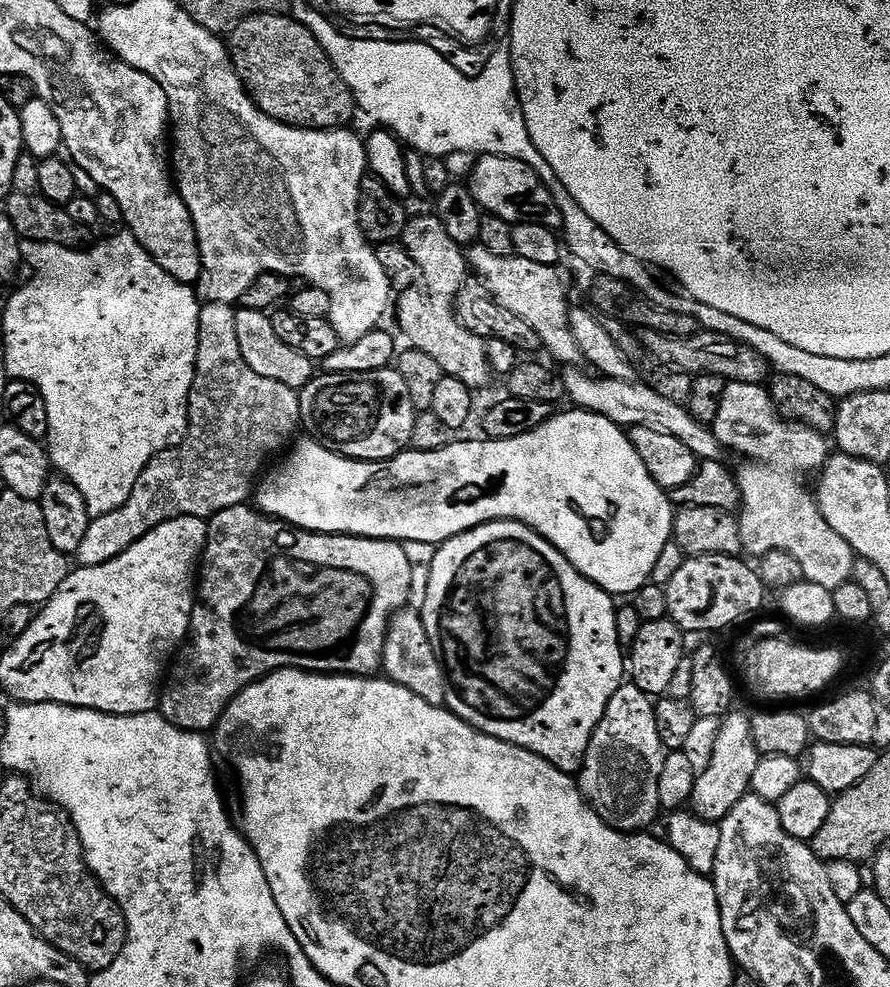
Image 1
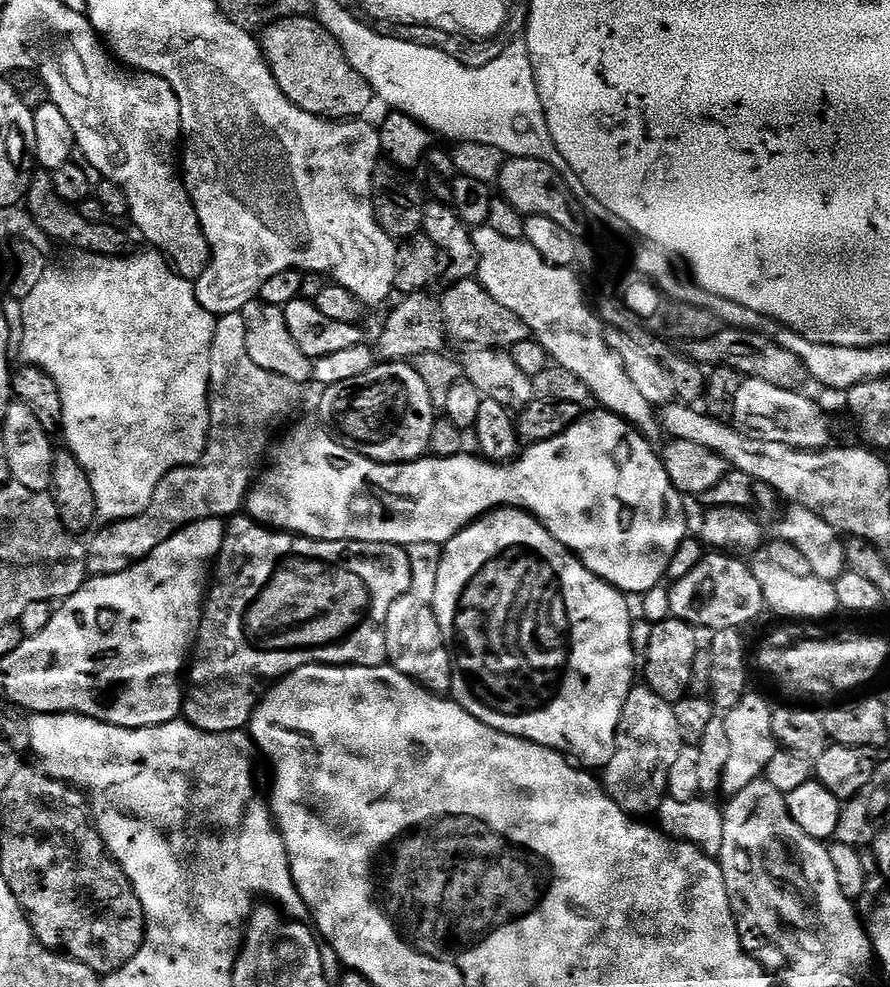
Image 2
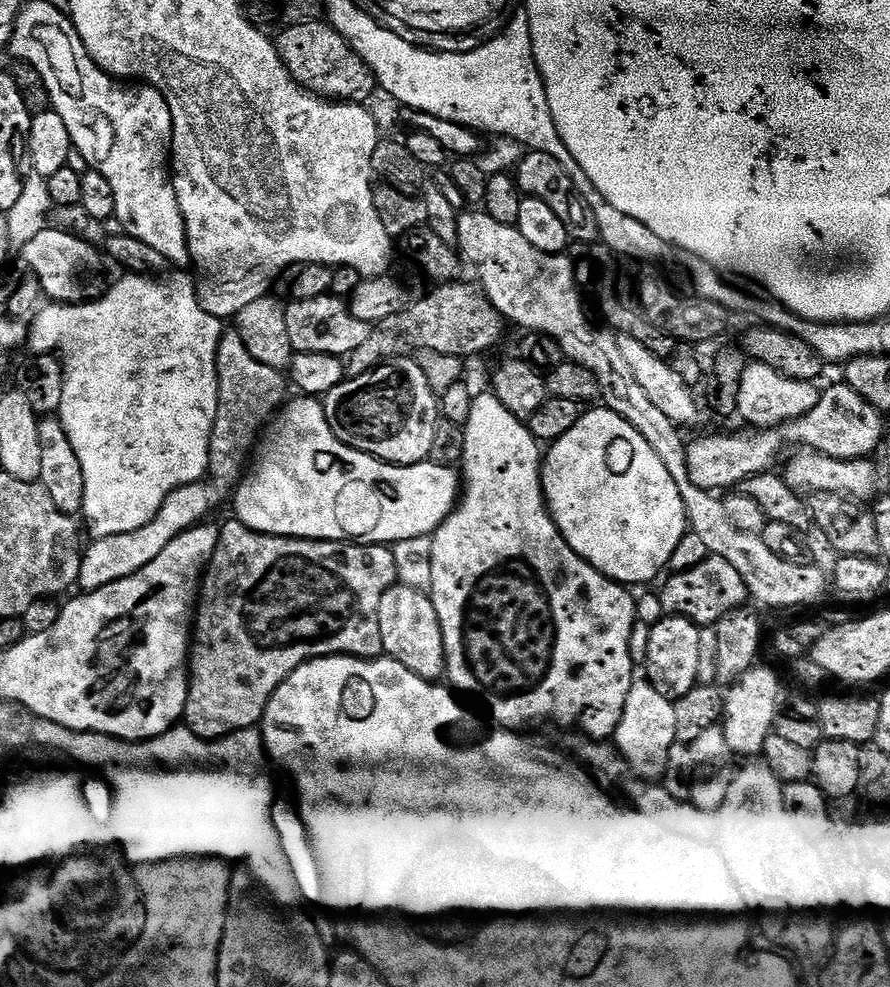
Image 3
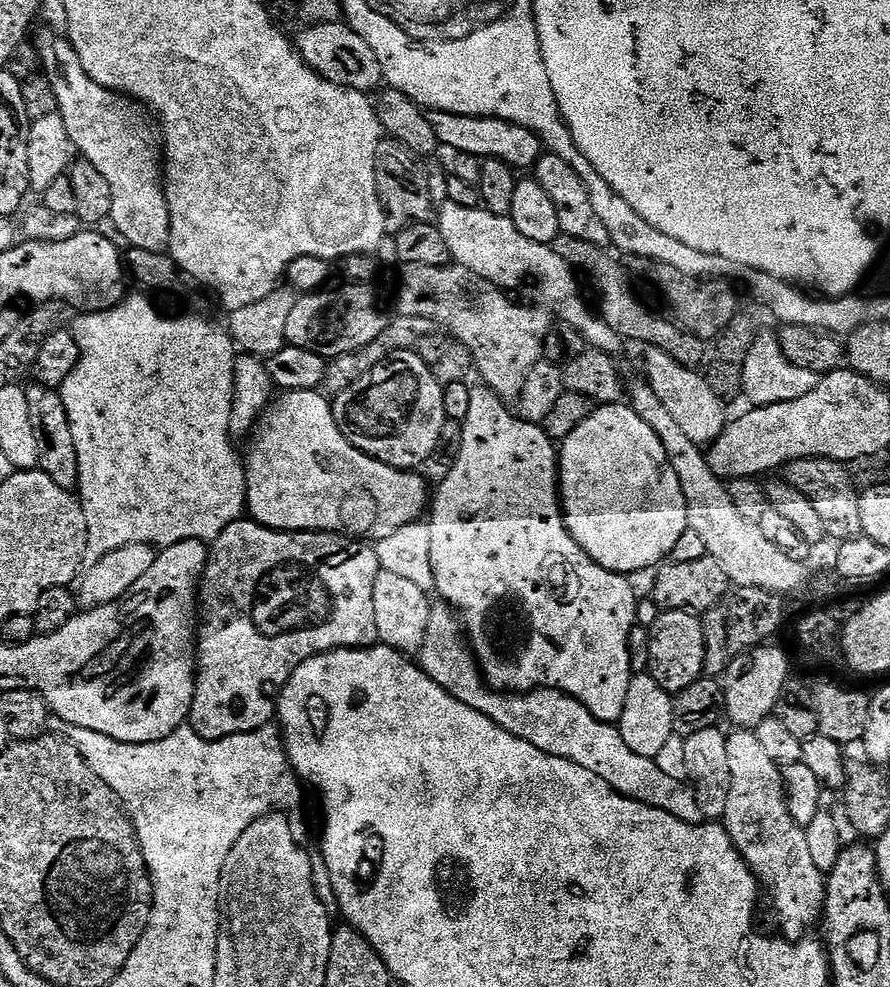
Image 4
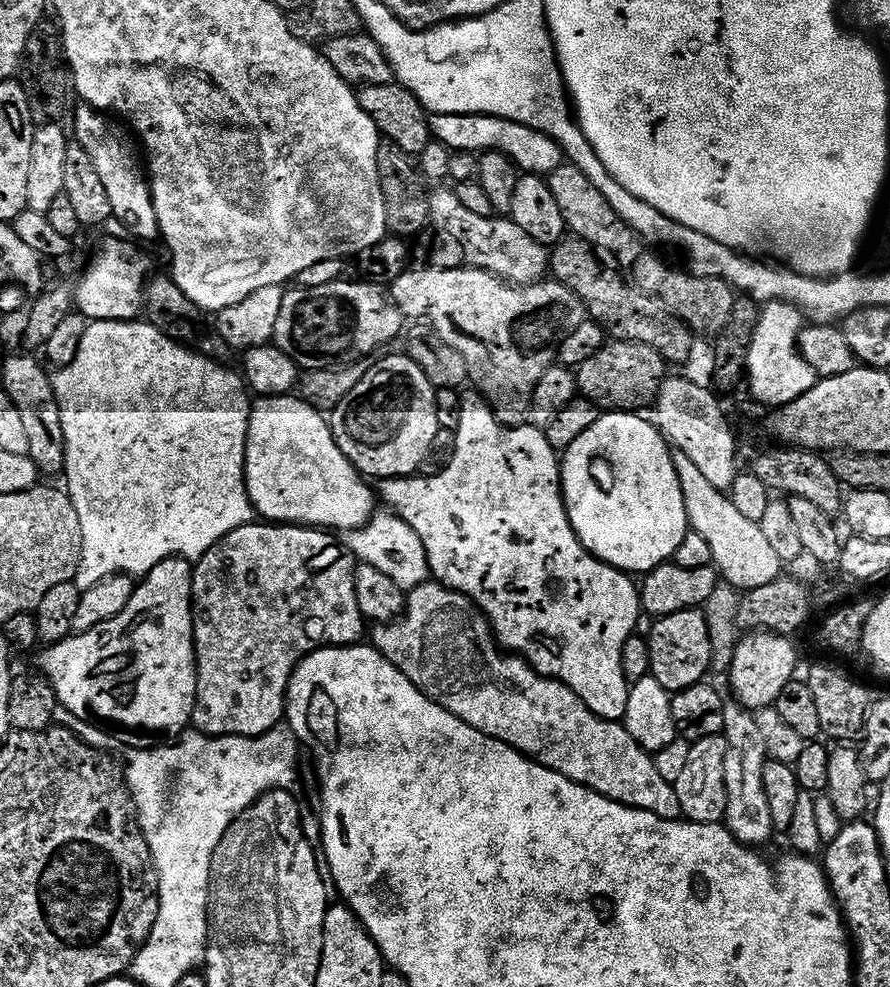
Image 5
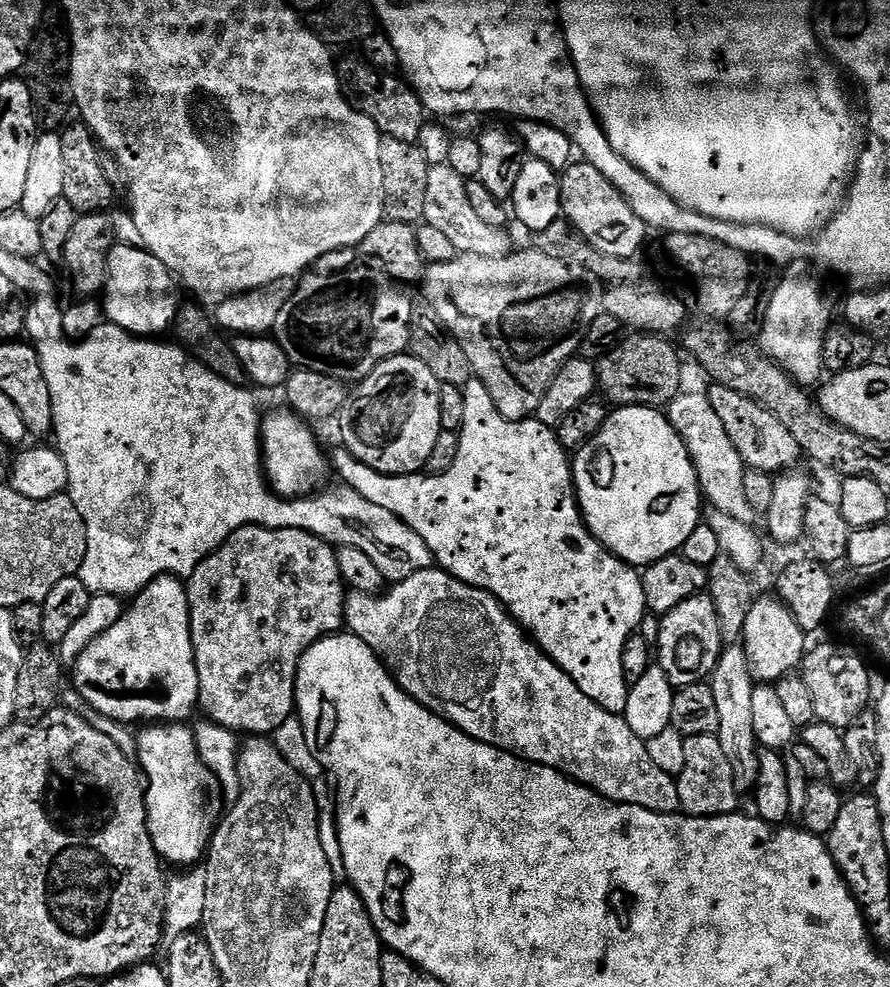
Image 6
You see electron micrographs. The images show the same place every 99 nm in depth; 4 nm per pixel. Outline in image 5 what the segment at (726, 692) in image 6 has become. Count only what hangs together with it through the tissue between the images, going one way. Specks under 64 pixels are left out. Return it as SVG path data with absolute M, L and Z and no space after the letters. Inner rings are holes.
M732 710L725 711L724 713L724 727L722 729L722 740L726 745L724 748L724 765L726 766L726 790L728 791L728 814L726 817L726 826L733 834L739 838L739 840L749 846L761 846L768 839L774 835L774 829L772 827L772 815L770 814L770 802L766 802L766 790L764 789L764 765L766 763L766 753L762 746L762 738L758 734L758 722L755 715L748 710L739 710L740 712L732 712Z

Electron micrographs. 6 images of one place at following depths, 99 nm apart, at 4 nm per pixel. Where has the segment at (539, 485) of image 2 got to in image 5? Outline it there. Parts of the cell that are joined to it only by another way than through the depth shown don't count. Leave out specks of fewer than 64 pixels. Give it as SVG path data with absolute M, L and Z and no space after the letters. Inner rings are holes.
M295 395L286 396L265 396L255 401L257 404L251 405L248 412L248 435L244 449L246 450L246 462L244 463L244 481L248 487L248 497L252 500L252 507L257 513L260 512L265 521L279 522L285 526L311 526L317 530L336 530L332 528L341 528L344 534L352 531L353 528L363 528L373 516L377 515L378 496L367 479L360 475L355 464L342 454L342 450L336 445L335 438L332 437L332 425L326 419L325 413L317 408L311 408L306 401L297 398ZM632 410L605 411L598 418L598 422L594 422L594 426L590 426L590 430L586 430L586 434L582 434L582 438L578 438L574 442L574 446L570 446L563 452L560 466L560 483L564 494L564 505L568 511L568 520L586 551L598 557L602 563L610 564L612 567L629 574L653 572L657 566L669 563L675 557L678 546L682 546L682 538L686 538L686 534L690 529L688 515L686 514L686 502L682 498L682 486L678 482L676 463L672 461L672 454L673 449L655 423L651 419L643 420L640 414Z

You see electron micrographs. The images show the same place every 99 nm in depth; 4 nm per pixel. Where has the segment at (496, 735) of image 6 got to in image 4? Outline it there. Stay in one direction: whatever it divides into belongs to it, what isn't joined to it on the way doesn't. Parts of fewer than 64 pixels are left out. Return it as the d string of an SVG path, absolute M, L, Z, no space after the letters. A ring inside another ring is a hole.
M443 602L432 605L430 626L426 626L426 638L418 653L418 663L420 669L431 680L438 682L438 686L446 690L446 694L458 698L458 702L470 706L470 710L478 710L478 714L490 718L498 726L502 726L502 730L514 734L522 742L530 742L530 746L542 750L548 756L566 758L586 770L591 770L592 773L601 776L618 794L642 802L651 808L662 810L682 822L698 824L704 820L702 810L698 810L698 802L694 802L692 789L685 781L670 778L664 771L658 770L653 757L634 754L634 750L626 746L616 724L605 724L604 721L594 718L594 714L590 714L590 710L586 710L586 706L582 706L574 697L568 696L565 692L558 692L555 688L533 688L531 692L509 694L497 692L496 689L488 687L484 683L483 676L480 675L480 669L466 639L459 615Z

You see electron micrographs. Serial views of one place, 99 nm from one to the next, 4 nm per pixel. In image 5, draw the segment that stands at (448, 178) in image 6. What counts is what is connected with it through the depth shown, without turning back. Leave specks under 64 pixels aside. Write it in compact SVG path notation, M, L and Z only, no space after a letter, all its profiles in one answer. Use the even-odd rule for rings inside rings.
M448 186L433 191L428 205L432 215L431 227L441 237L458 242L458 246L462 246L465 261L471 267L485 268L517 286L537 283L549 275L549 249L530 238L526 230L522 230L522 226L510 218L478 218L478 214L466 210L466 206L458 202L455 191Z

